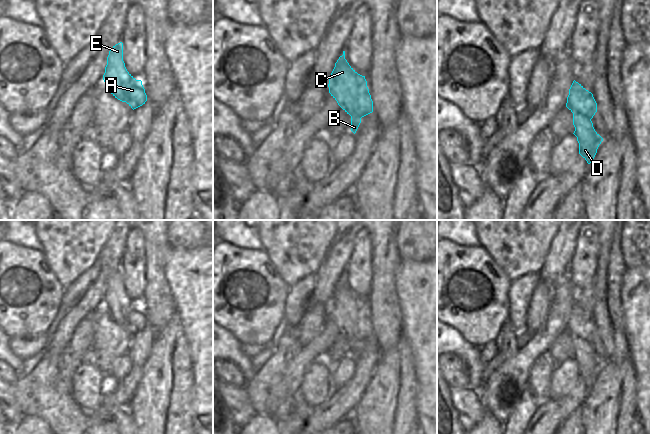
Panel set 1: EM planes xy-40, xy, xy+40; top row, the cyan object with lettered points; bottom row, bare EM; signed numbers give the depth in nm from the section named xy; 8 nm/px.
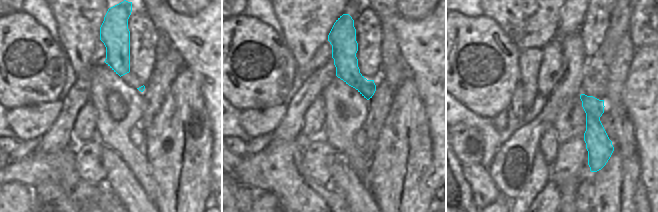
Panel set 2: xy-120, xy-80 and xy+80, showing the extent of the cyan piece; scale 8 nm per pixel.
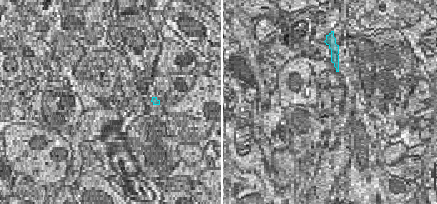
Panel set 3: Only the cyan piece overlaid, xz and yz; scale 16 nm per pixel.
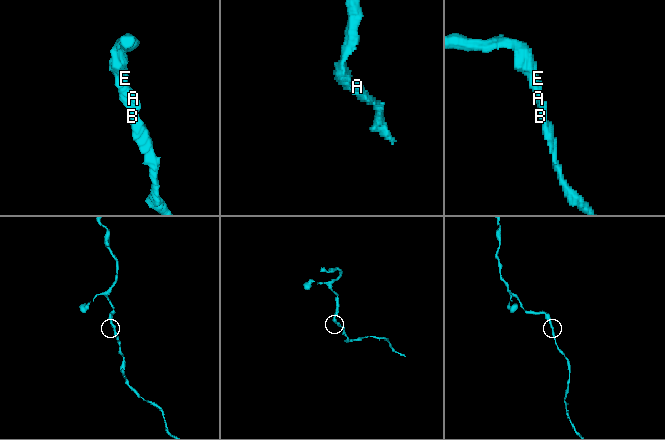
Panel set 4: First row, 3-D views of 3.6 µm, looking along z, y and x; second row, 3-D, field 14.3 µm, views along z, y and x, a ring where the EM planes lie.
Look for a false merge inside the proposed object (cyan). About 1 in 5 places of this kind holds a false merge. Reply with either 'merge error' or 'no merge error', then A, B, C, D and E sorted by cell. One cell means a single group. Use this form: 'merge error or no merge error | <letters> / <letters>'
no merge error | A B C D E

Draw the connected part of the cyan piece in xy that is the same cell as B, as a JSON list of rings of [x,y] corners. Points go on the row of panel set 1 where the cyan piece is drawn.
[[[345,51],[335,63],[329,77],[329,93],[351,116],[351,131],[355,134],[361,118],[373,112],[373,101],[365,76],[358,74],[345,59]]]

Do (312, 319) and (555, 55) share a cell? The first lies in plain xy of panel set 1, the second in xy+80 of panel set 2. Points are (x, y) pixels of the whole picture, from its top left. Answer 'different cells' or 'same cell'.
same cell

